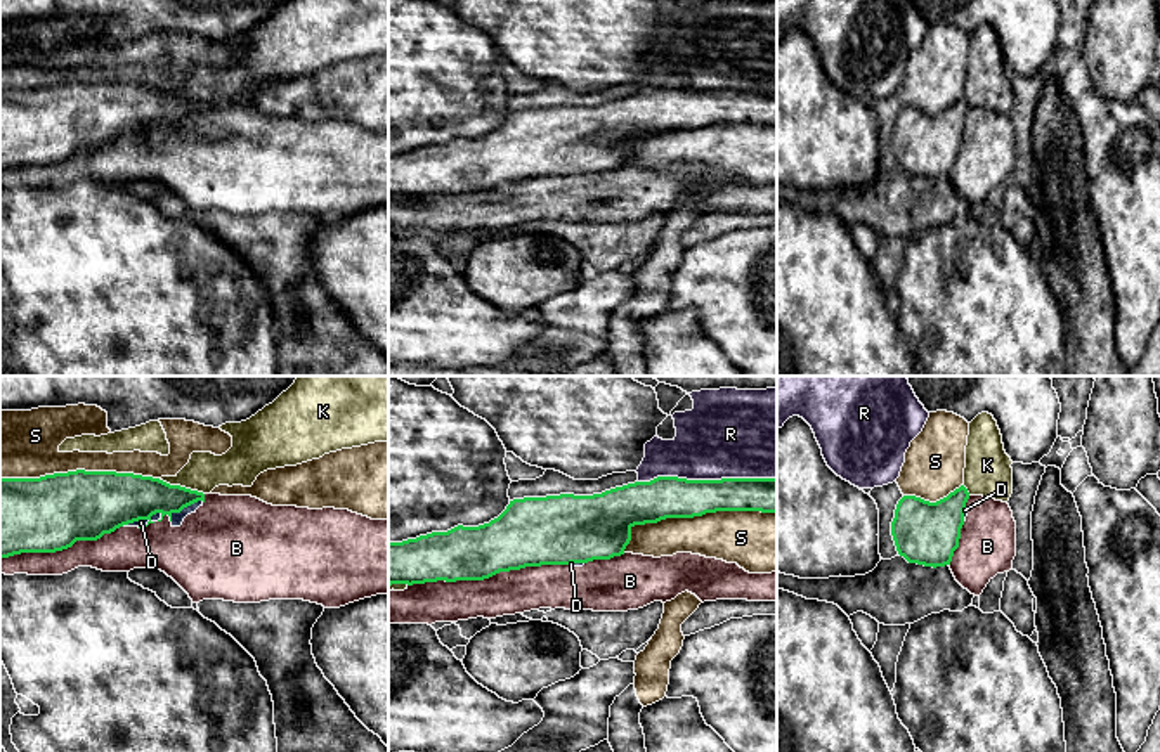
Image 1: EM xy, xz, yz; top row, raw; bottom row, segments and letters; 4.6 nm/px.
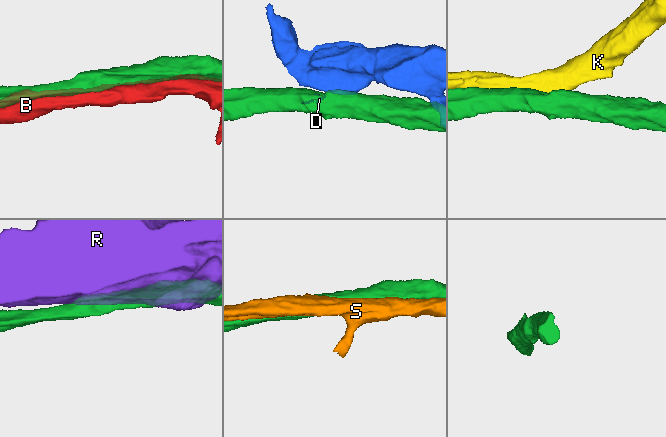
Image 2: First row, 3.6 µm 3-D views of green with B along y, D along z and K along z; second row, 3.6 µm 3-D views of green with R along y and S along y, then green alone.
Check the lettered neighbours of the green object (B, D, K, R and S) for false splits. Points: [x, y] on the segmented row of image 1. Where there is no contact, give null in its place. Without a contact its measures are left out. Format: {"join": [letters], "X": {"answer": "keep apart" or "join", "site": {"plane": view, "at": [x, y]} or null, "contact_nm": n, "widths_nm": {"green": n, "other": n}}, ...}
{"join": [], "B": {"answer": "keep apart", "site": {"plane": "xz", "at": [488, 577]}, "contact_nm": 750, "widths_nm": {"green": 280, "other": 200}}, "D": {"answer": "keep apart", "site": {"plane": "xy", "at": [184, 506]}, "contact_nm": 180, "widths_nm": {"green": 220, "other": 60}}, "K": {"answer": "keep apart", "site": {"plane": "xy", "at": [179, 486]}, "contact_nm": 220, "widths_nm": {"green": 240, "other": 170}}, "R": {"answer": "keep apart", "site": {"plane": "xz", "at": [706, 480]}, "contact_nm": 650, "widths_nm": {"green": 190, "other": 420}}, "S": {"answer": "keep apart", "site": {"plane": "xz", "at": [692, 517]}, "contact_nm": 750, "widths_nm": {"green": 200, "other": 240}}}

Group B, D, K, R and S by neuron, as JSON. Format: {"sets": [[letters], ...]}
{"sets": [["B", "D"], ["K"], ["R"], ["S"]]}

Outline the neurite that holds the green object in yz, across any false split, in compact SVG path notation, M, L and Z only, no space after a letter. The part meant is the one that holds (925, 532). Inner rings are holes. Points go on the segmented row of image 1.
M964 485L936 502L903 496L891 522L898 554L909 563L924 567L950 565L959 548L968 499L969 492Z

